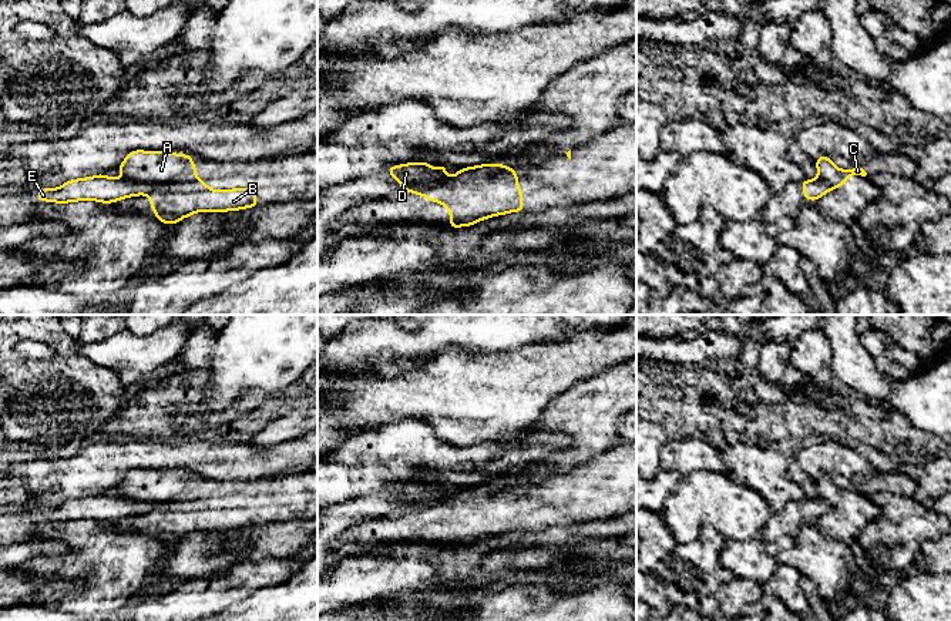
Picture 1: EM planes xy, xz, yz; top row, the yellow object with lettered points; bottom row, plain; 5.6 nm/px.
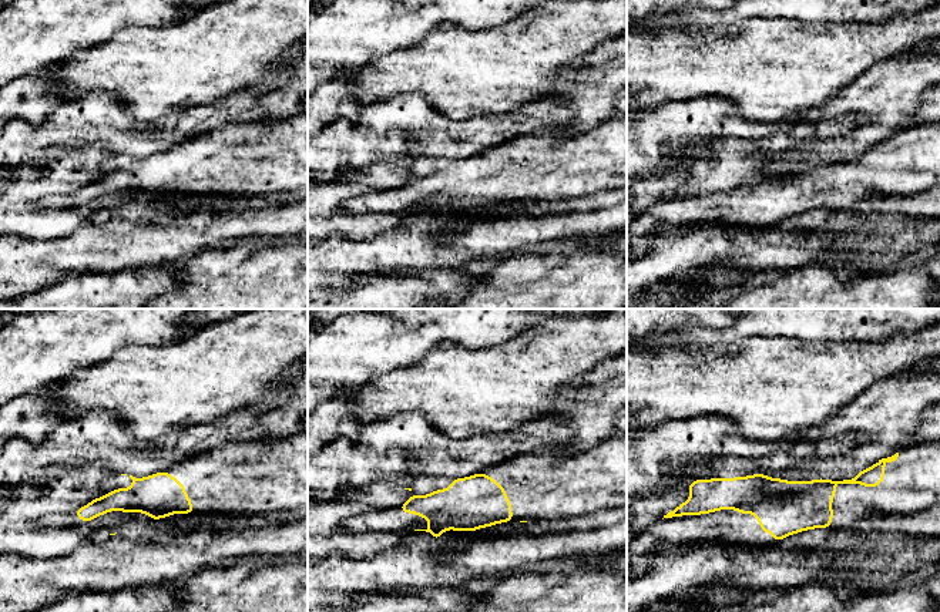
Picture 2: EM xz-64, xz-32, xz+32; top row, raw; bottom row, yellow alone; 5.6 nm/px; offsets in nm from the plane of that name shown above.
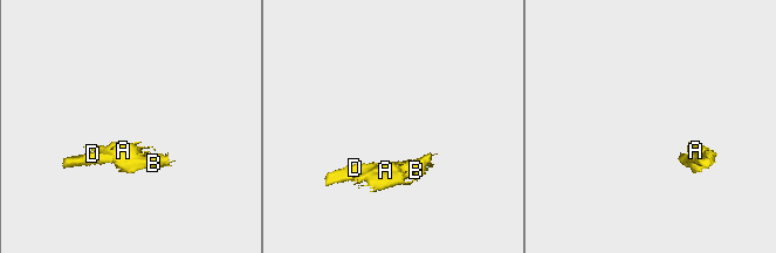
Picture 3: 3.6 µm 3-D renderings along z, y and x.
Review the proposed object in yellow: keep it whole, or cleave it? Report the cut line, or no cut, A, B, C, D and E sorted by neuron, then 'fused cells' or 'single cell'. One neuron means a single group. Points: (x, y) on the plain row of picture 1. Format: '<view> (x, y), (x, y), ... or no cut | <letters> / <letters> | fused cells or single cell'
xy (121, 496), (130, 500), (151, 502), (157, 506) | A B C / D E | fused cells

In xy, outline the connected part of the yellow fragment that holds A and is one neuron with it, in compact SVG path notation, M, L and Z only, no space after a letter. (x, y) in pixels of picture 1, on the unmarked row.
M134 469L118 484L122 497L152 503L154 536L175 544L196 531L228 531L261 526L251 507L211 508L196 496L191 473Z

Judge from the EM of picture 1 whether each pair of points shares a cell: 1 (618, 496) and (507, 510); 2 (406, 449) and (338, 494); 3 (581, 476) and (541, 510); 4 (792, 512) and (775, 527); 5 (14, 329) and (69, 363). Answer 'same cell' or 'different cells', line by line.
1: same cell
2: same cell
3: same cell
4: same cell
5: same cell

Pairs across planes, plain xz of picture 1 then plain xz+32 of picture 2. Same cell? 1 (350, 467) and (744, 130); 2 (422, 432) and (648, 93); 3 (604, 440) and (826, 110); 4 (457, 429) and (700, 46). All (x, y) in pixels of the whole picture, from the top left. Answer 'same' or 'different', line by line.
1: same
2: different
3: same
4: same

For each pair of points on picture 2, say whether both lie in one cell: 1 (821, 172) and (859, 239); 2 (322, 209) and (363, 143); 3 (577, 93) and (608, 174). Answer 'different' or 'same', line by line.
1: different
2: different
3: different

